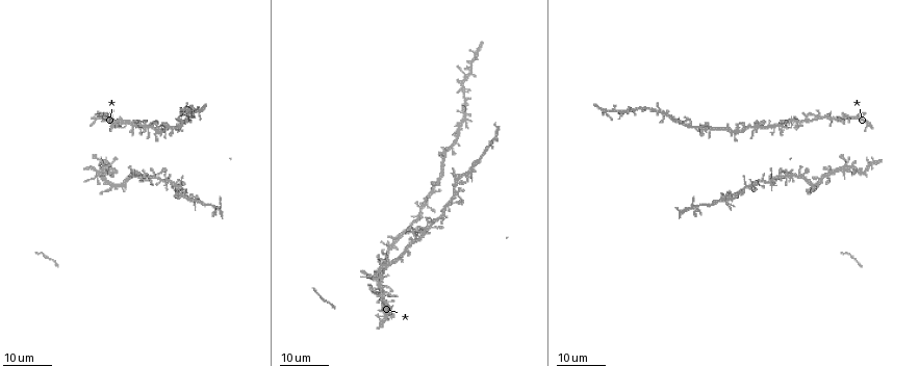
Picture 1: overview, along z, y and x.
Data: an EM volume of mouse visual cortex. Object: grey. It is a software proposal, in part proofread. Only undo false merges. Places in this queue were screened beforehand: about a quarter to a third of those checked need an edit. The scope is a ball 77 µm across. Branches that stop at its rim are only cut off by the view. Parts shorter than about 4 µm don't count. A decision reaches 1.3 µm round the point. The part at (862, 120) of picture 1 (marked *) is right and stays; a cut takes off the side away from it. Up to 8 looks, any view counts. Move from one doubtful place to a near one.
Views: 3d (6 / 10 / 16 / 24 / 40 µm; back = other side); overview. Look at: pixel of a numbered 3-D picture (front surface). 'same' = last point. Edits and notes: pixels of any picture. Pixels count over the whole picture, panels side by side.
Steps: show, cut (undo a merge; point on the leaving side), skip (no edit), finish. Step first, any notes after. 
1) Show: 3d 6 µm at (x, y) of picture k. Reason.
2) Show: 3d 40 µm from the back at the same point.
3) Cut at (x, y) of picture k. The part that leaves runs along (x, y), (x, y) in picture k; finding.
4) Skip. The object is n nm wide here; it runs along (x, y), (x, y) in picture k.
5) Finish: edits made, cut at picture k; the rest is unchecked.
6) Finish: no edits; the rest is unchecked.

Show: 3d 16 µm at (96, 178) of picture 1. Arms part here.

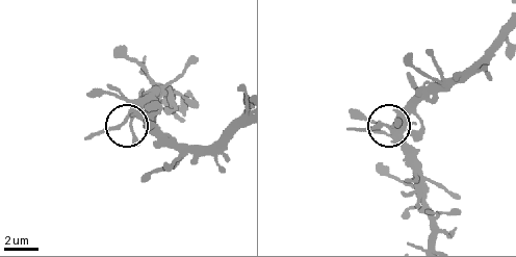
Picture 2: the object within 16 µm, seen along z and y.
Show: 3d 6 µm at (392, 125) of picture 2. Zoom in.

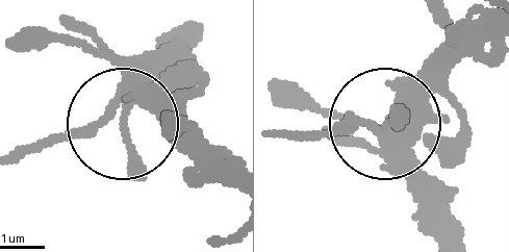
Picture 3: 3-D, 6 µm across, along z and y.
Skip. The side arm is 26 µm long; one cell here.

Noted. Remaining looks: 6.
Show: 3d 24 µm at (390, 261) of picture 1. Thin arm on a thick one.

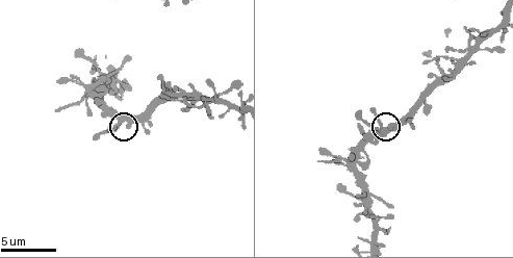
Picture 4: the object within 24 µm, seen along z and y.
Show: 3d 10 µm at (382, 133) of picture 4.

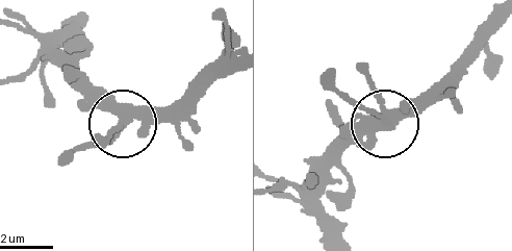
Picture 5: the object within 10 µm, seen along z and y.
Skip. All the same cell.

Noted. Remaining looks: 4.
Show: 3d 16 µm at (175, 183) of picture 1. Looks like a crossing.

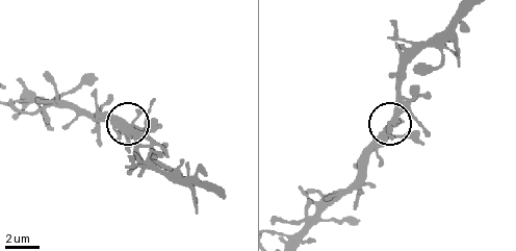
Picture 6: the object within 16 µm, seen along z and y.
Show: 3d 6 µm at (126, 130) of picture 6.

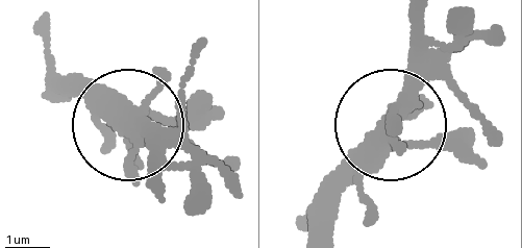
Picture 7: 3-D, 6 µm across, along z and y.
Skip. The object is 410 nm wide here; it runs along (44, 93), (89, 97), (122, 123), (219, 116) in picture 7; continuous, no second cell.

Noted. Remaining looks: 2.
Show: 3d 24 µm at (713, 204) of picture 1. Calibre changes.

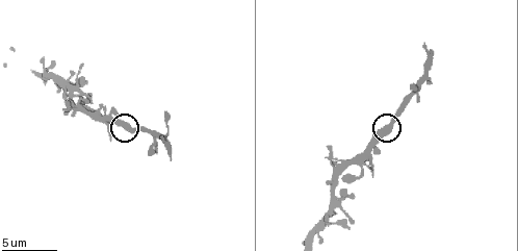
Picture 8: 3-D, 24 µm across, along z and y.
Show: 3d 10 µm at (128, 128) of picture 8. Zoom in.

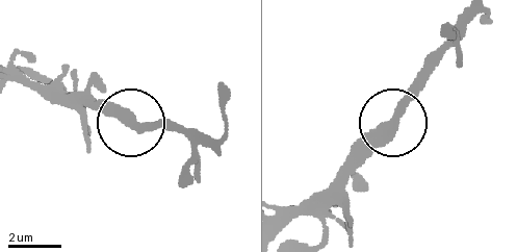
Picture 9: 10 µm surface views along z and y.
Skip. The object is 420 nm wide here; one cell here.

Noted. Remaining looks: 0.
Finish: no edits; the rest is unchecked.

